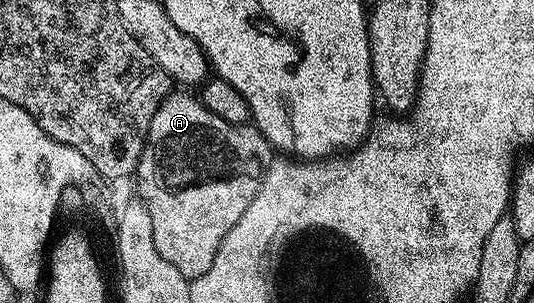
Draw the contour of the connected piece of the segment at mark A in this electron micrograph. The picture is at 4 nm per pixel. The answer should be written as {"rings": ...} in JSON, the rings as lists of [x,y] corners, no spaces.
{"rings":[[[177,93],[167,95],[166,100],[160,105],[160,109],[156,109],[156,113],[152,117],[152,125],[148,125],[146,144],[142,150],[142,156],[138,162],[136,172],[138,187],[142,190],[140,192],[141,198],[145,202],[148,213],[152,213],[152,237],[156,241],[156,249],[160,249],[160,257],[164,257],[164,261],[176,265],[176,269],[180,269],[180,273],[185,279],[193,281],[204,273],[208,273],[208,269],[212,265],[212,261],[216,257],[216,253],[220,249],[220,245],[224,241],[228,229],[232,229],[232,225],[236,225],[236,221],[240,221],[244,209],[248,209],[248,205],[252,205],[252,197],[256,197],[256,193],[262,184],[262,176],[265,175],[266,168],[271,159],[272,148],[266,142],[266,138],[258,132],[257,127],[229,123],[224,118],[217,116],[216,113],[210,112],[208,108],[204,107],[201,98],[194,96],[193,99],[190,95],[177,95]]]}

